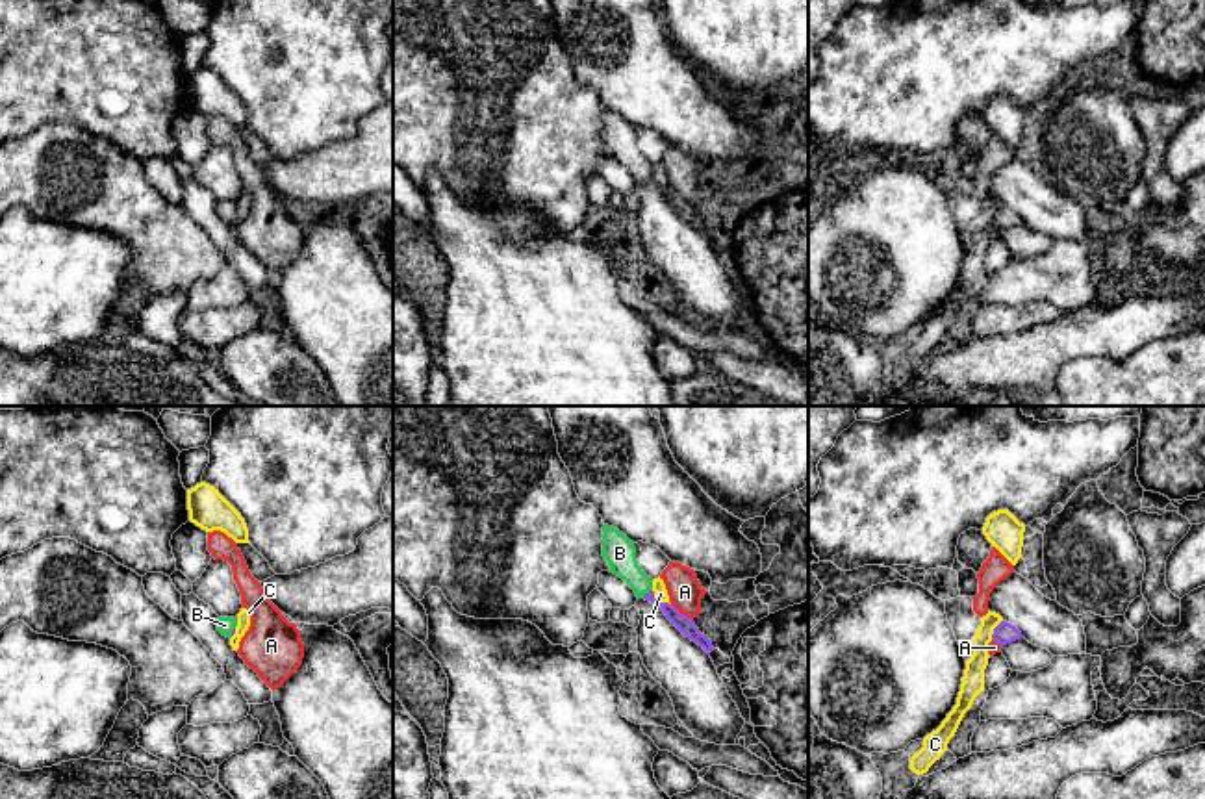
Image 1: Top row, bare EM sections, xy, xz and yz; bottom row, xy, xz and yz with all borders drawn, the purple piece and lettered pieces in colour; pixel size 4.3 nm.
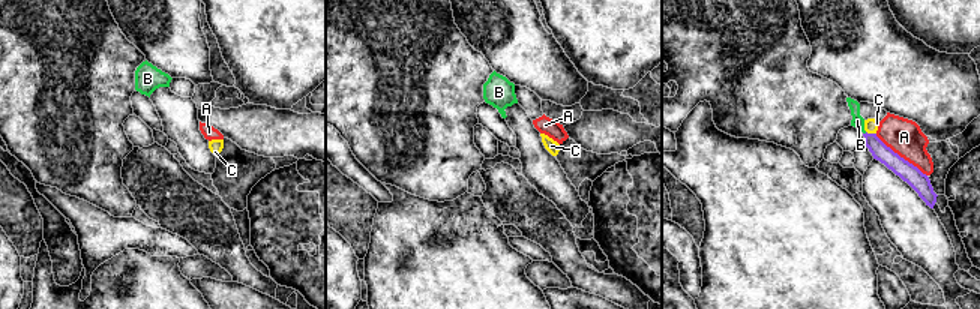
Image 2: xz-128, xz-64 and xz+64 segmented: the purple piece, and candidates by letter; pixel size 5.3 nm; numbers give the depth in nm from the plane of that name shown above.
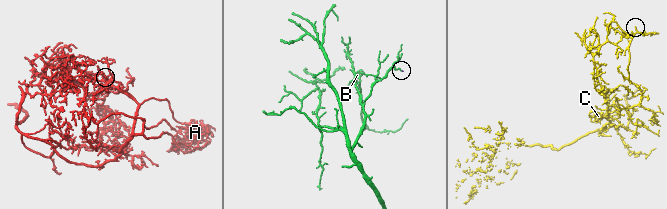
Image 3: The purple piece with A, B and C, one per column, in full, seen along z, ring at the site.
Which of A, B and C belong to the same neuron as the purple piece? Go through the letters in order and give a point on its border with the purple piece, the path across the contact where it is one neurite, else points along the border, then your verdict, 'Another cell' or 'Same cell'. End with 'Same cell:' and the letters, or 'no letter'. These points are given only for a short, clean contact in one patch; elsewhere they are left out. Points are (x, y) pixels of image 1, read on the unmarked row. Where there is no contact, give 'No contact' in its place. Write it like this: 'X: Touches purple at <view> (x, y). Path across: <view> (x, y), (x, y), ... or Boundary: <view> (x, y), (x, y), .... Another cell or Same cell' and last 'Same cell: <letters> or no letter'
A: Touches purple at xz (683, 199). Another cell
B: Touches purple at xz (646, 178). Path across: xz (684, 208), (646, 178), (623, 149), (620, 138). Same cell
C: Touches purple at xz (657, 186). Boundary: xz (651, 175), (659, 186), (670, 190). Another cell
Same cell: B

